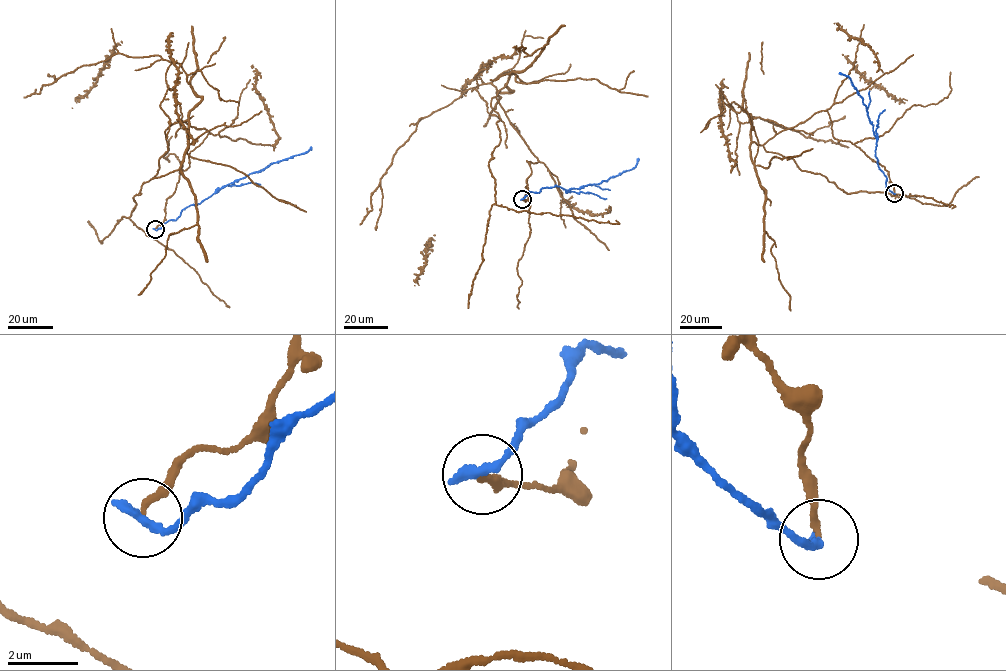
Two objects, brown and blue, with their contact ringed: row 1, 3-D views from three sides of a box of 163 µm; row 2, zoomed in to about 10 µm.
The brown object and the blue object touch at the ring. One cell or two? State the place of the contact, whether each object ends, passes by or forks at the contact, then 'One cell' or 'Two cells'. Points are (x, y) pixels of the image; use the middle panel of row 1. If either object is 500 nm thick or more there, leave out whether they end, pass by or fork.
Place: (522, 199). At the ring brown ends. At the ring blue ends. Two cells

